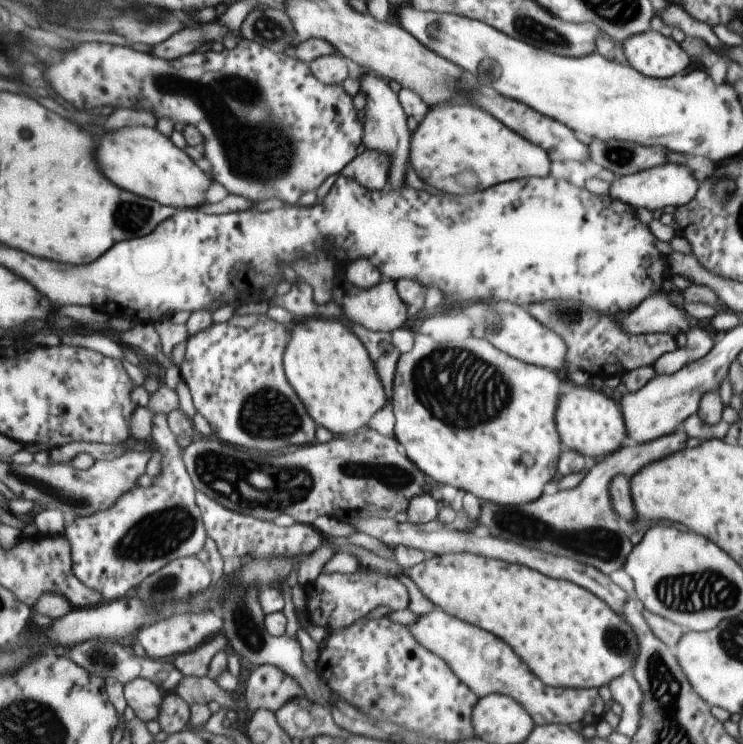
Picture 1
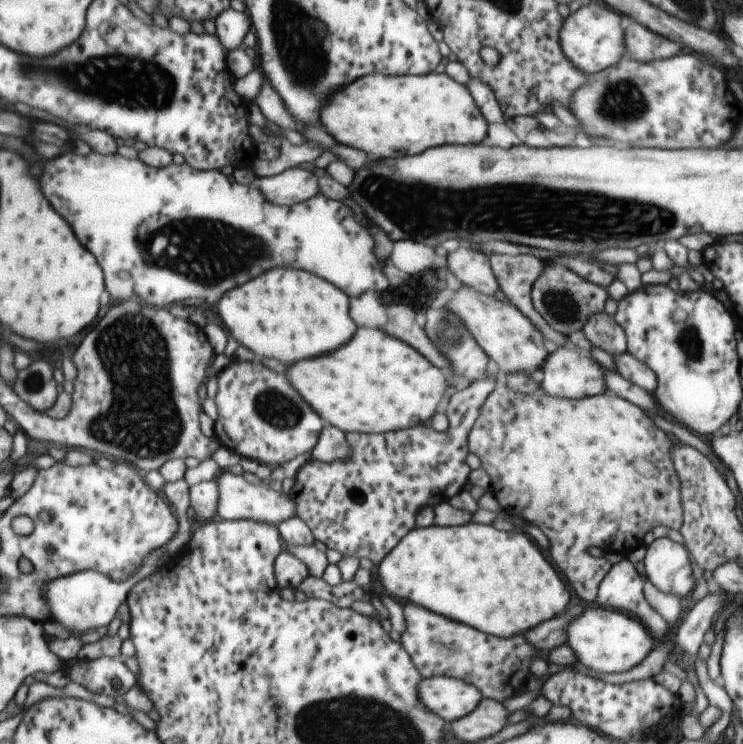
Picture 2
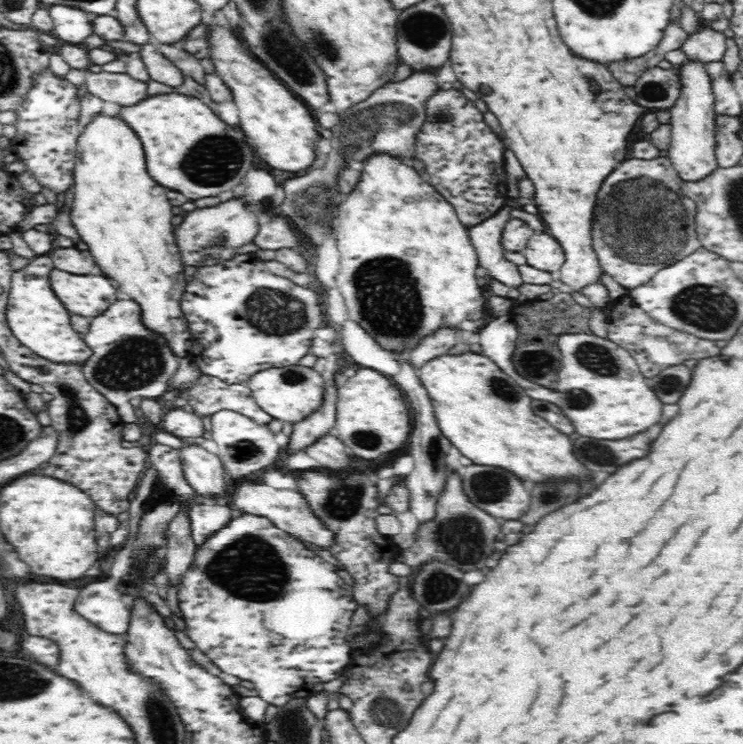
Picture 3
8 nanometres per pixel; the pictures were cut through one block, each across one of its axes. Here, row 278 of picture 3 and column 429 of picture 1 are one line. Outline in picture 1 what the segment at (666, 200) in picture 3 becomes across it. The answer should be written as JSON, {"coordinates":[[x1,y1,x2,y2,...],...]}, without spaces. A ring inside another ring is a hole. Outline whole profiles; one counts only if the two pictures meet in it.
{"coordinates":[[439,607,425,615,419,615,419,618,413,625,408,625,407,628,411,634,418,639,421,646,426,647,428,651,439,655,449,666,457,677,462,680,476,695,485,697,491,693,500,695,507,695,515,702,520,703,527,711,527,714,533,719,537,726,543,725,567,725,580,724,581,727,585,725,593,725,601,718,603,714,603,702,597,696,597,689,564,689,561,687,550,687,543,683,529,668,515,656,514,650,502,640,499,640,493,634,473,626,469,623,460,621,454,616,448,615]]}

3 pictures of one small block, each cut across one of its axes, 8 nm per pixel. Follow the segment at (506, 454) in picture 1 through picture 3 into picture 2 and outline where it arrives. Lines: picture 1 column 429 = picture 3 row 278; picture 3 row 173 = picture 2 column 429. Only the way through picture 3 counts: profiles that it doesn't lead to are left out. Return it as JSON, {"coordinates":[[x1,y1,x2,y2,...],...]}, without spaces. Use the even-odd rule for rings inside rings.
{"coordinates":[[359,328,359,334,355,334,355,338,351,338,343,350,335,350,335,354,323,354,323,358,307,358,307,362,293,362,286,373,291,386,295,386,295,390,312,408,315,406,313,409,323,420,344,433,383,434,427,423,436,413,438,403,450,386,444,371,435,368,411,346,375,328]]}

